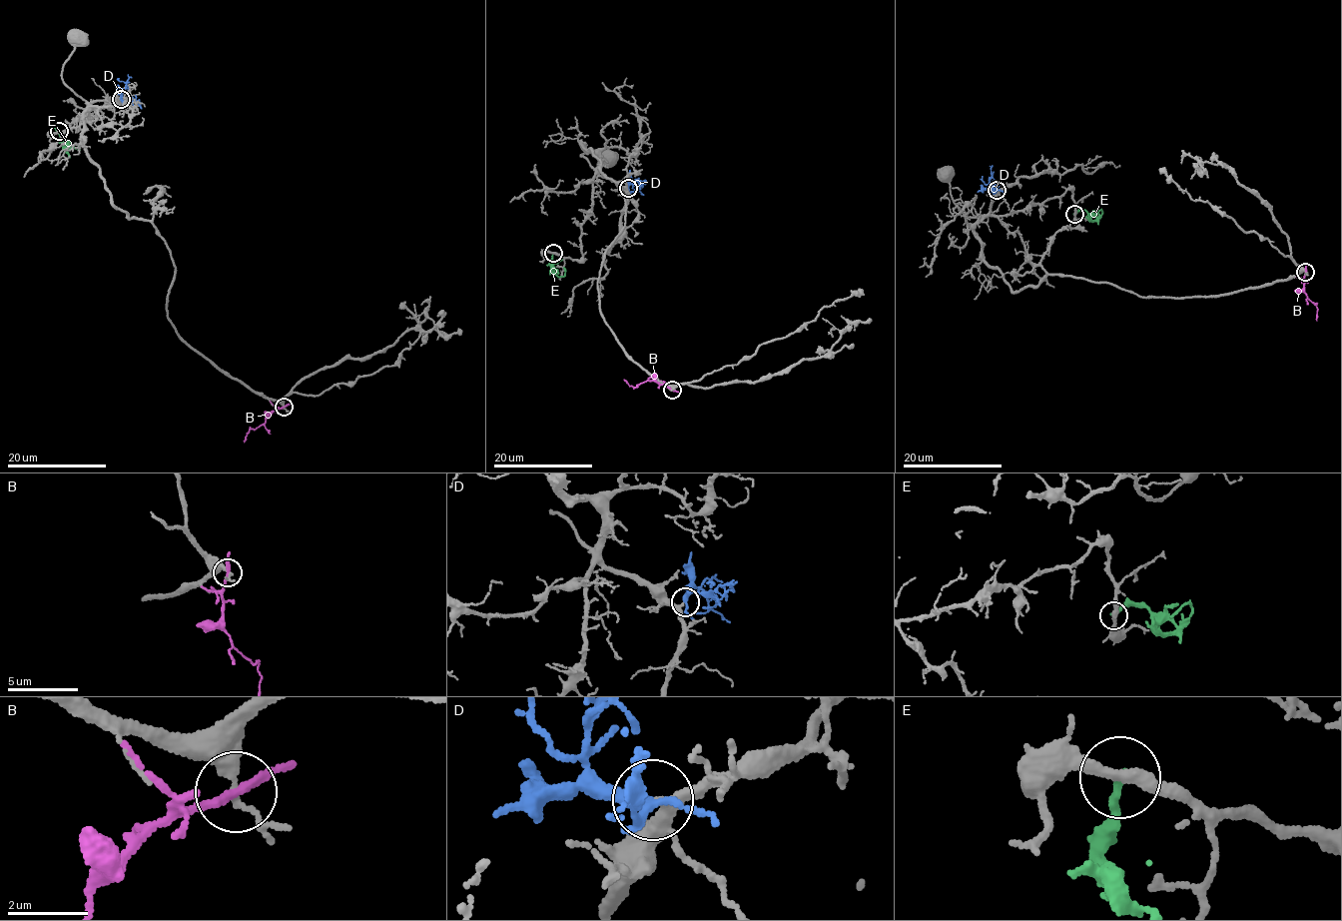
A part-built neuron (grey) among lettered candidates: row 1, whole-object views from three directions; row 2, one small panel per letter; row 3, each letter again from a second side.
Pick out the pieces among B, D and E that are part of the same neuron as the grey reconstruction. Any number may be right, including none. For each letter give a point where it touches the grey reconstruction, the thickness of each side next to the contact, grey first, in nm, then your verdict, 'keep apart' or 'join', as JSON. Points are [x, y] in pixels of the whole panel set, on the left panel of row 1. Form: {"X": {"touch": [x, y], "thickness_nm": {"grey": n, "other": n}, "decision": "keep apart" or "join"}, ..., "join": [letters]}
{"B": {"touch": [284, 407], "thickness_nm": {"grey": 240, "other": 200}, "decision": "keep apart"}, "D": {"touch": [121, 99], "thickness_nm": {"grey": 260, "other": 240}, "decision": "join"}, "E": {"touch": [59, 131], "thickness_nm": {"grey": 320, "other": 200}, "decision": "keep apart"}, "join": ["D"]}

